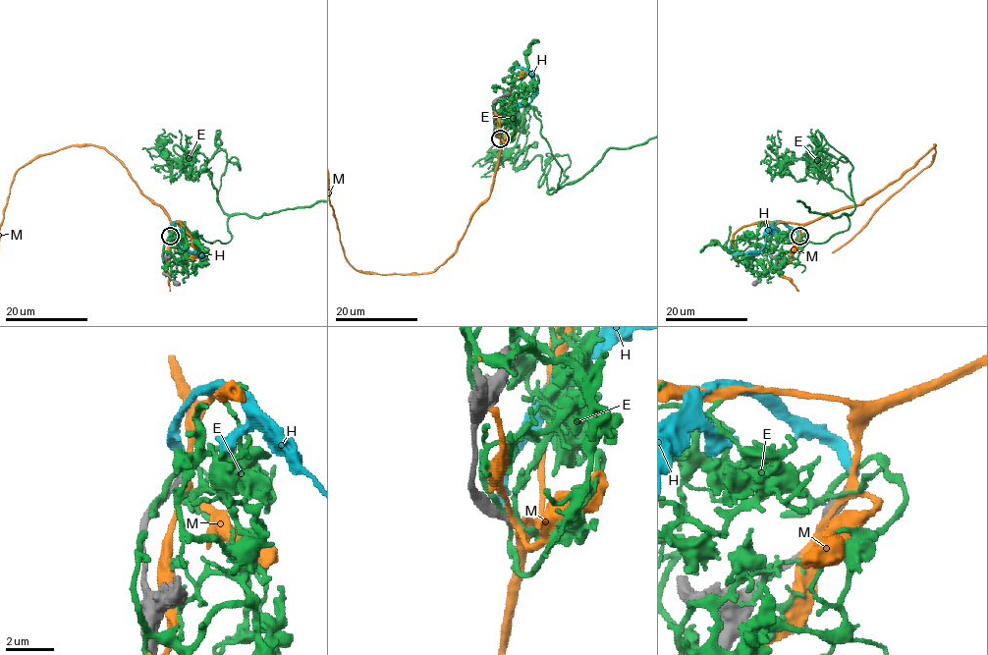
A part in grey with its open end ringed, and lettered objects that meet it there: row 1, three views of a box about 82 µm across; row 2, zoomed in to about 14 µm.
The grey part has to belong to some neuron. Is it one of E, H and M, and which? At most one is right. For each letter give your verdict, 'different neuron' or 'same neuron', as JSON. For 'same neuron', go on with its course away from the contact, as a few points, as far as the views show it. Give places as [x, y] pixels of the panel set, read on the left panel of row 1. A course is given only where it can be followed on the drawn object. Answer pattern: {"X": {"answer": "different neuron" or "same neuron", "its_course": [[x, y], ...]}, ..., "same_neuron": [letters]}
{"E": {"answer": "different neuron"}, "H": {"answer": "different neuron"}, "M": {"answer": "different neuron"}, "same_neuron": []}

